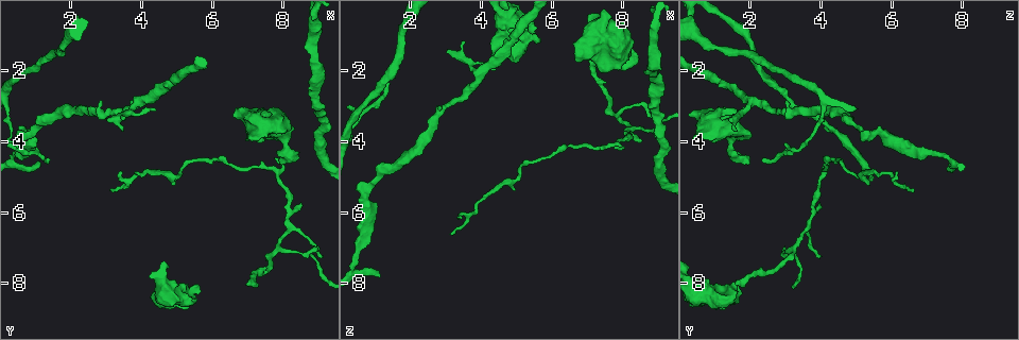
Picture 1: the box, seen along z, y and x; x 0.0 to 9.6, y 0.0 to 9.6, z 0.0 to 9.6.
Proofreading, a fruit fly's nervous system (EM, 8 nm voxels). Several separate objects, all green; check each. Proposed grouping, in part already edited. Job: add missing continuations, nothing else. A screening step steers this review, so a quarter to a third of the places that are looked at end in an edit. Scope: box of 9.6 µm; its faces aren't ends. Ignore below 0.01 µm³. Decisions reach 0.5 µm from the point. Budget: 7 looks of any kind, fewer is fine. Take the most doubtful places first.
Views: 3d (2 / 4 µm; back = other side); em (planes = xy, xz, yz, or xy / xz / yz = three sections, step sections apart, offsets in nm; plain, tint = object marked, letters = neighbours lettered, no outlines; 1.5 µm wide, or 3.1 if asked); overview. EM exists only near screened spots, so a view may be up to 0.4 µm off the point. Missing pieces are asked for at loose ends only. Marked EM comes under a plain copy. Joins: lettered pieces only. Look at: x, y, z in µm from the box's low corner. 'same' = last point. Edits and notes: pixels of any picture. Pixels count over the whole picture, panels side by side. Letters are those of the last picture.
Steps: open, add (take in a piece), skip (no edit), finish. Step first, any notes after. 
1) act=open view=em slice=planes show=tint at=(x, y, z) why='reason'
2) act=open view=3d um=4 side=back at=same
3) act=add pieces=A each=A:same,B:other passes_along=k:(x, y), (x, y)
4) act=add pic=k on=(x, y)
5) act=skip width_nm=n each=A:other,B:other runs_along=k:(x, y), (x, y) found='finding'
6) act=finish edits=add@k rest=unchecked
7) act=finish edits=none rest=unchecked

act=open view=3d um=2 at=(7.05, 8.05, 1.60) why='free end'

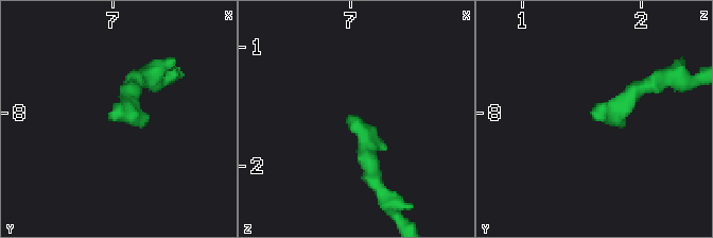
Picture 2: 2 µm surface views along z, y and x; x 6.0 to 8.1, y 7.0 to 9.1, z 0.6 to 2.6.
act=open view=em slice=planes show=tint at=(6.96, 8.06, 1.60) why='now the EM'

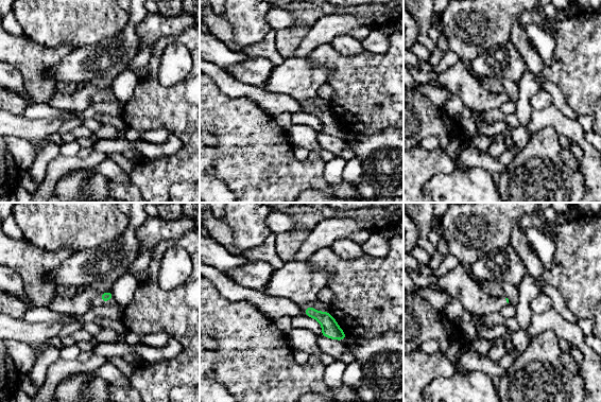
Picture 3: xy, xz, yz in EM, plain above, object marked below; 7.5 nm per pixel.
act=open view=em slice=planes show=letters at=same

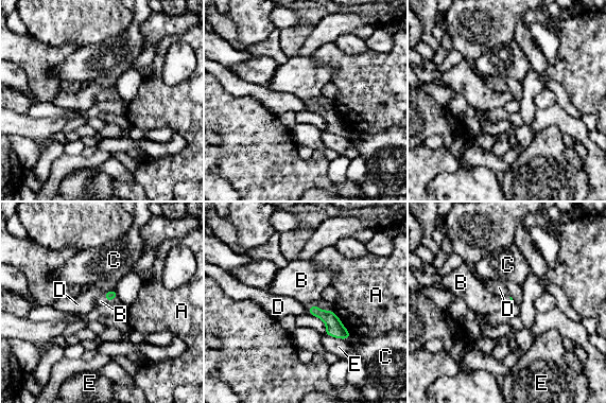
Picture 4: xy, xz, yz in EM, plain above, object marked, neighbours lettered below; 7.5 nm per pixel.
act=add pieces=B each=A:other,B:same,C:other,D:other,E:other passes_along=4:(108, 296), (109, 301), (101, 301) found='it goes on there'

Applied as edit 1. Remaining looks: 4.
act=open view=overview

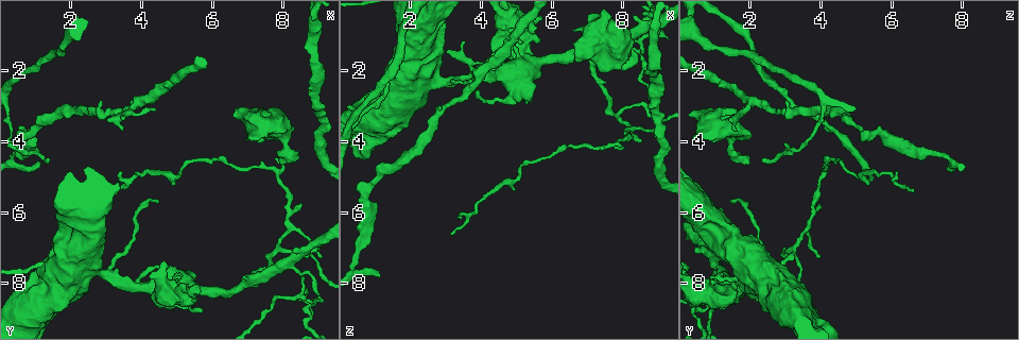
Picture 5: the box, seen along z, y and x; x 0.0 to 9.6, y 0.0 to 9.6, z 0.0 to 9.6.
act=open view=3d um=2 at=(7.95, 4.65, 2.05) why='branch stops here'

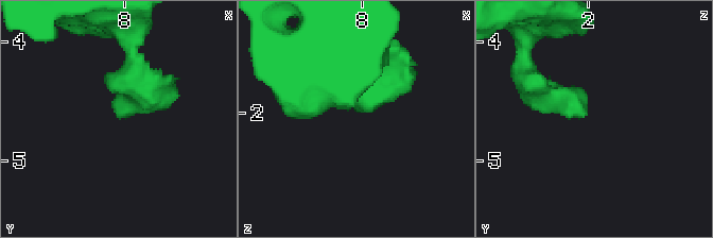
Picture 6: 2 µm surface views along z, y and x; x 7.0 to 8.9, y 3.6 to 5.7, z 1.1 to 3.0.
act=open view=em slice=planes show=tint at=(7.98, 4.64, 2.00)

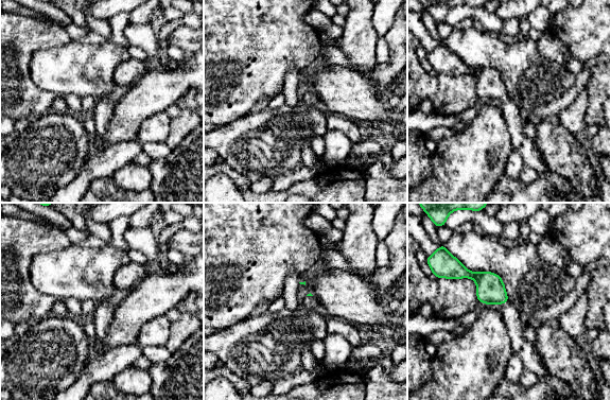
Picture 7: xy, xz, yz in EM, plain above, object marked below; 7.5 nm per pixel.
act=open view=em slice=planes show=letters at=same

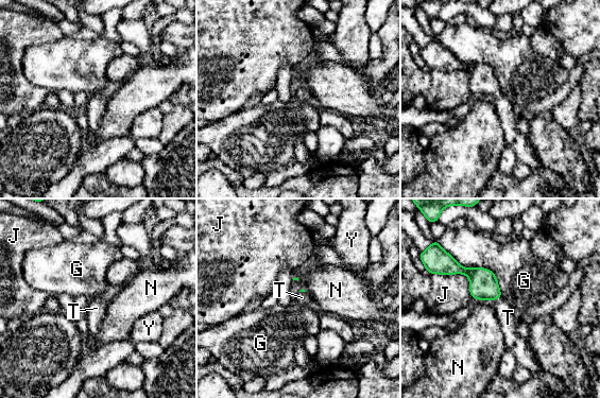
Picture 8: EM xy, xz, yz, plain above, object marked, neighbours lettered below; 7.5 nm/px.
act=add pieces=T each=G:other,J:other,N:other,T:same,Y:other found='the neuron continues'

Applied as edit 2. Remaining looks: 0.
act=finish edits=add@4,add@8 rest=unchecked

